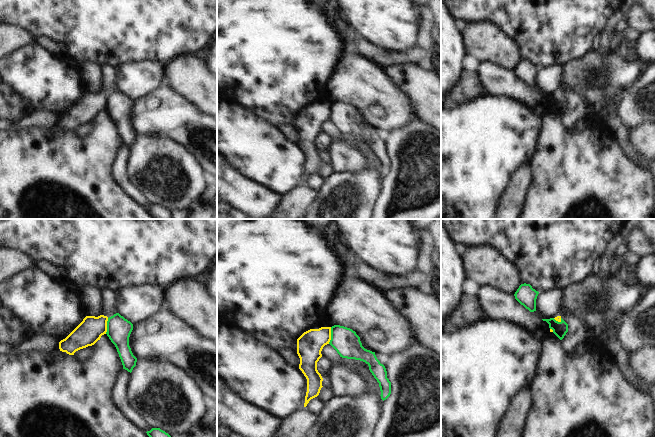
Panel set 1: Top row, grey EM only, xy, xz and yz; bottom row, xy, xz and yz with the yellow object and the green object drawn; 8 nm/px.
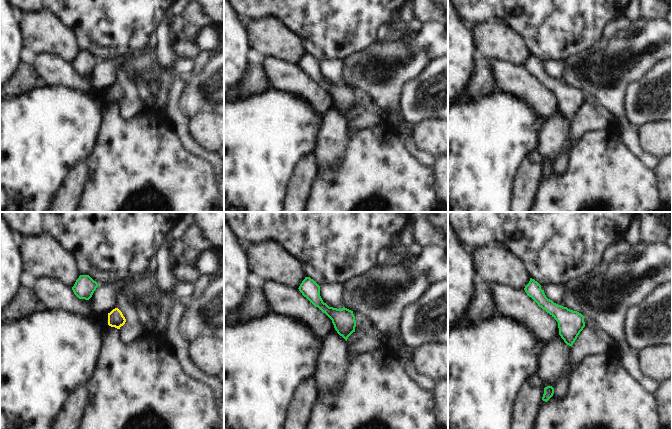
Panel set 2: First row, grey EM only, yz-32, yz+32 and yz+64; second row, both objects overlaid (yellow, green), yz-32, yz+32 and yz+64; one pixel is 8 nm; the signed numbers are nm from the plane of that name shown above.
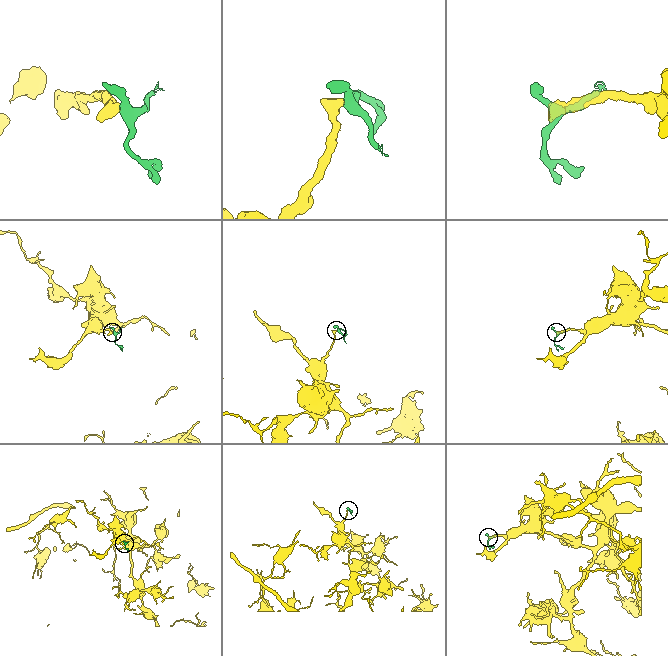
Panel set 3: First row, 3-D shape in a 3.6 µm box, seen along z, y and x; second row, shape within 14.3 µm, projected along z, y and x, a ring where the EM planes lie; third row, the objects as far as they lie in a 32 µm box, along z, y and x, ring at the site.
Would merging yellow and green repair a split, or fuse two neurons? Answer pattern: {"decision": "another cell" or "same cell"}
{"decision": "another cell"}

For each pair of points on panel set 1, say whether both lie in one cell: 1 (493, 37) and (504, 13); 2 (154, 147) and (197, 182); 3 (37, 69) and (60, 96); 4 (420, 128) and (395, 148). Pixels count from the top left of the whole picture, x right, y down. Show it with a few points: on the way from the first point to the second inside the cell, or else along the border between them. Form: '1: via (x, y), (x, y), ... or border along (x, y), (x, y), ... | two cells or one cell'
1: border along (475, 21), (489, 18), (515, 41) | two cells
2: via (166, 153), (176, 159), (180, 159), (186, 170) | one cell
3: via (40, 76), (53, 89) | one cell
4: via (414, 134), (401, 147) | one cell

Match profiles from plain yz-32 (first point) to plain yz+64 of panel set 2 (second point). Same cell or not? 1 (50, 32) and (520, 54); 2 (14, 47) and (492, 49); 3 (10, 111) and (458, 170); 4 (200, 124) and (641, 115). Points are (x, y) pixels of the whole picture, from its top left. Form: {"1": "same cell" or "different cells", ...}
{"1": "same cell", "2": "different cells", "3": "same cell", "4": "different cells"}

